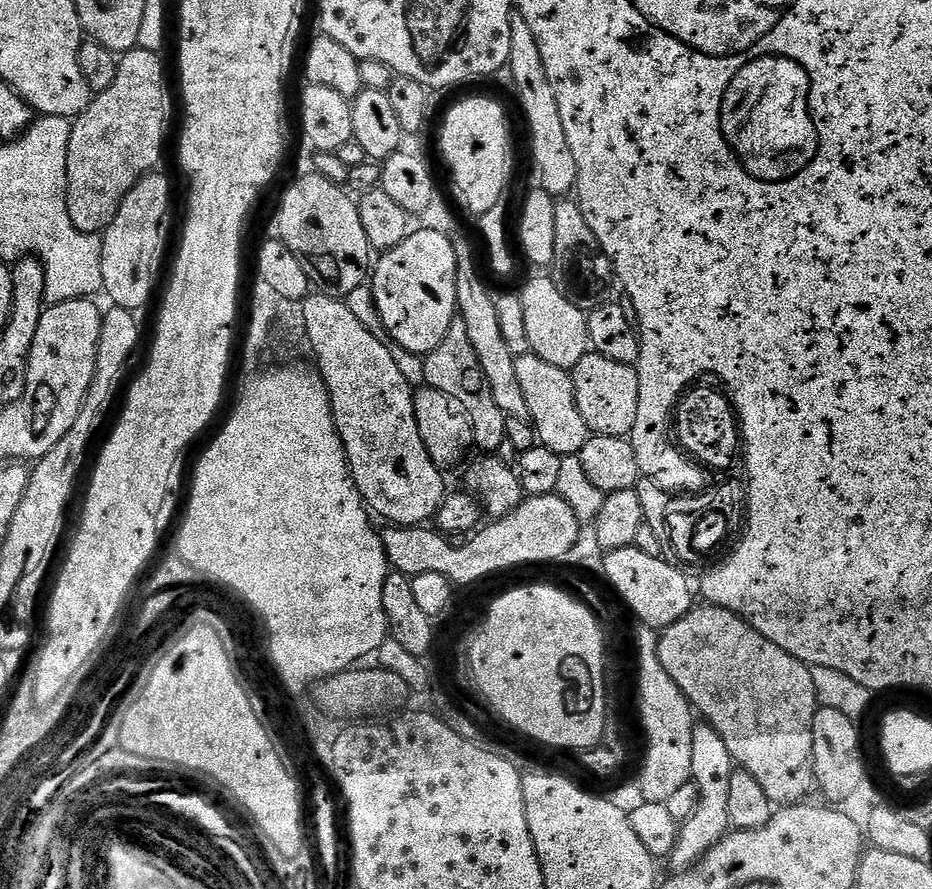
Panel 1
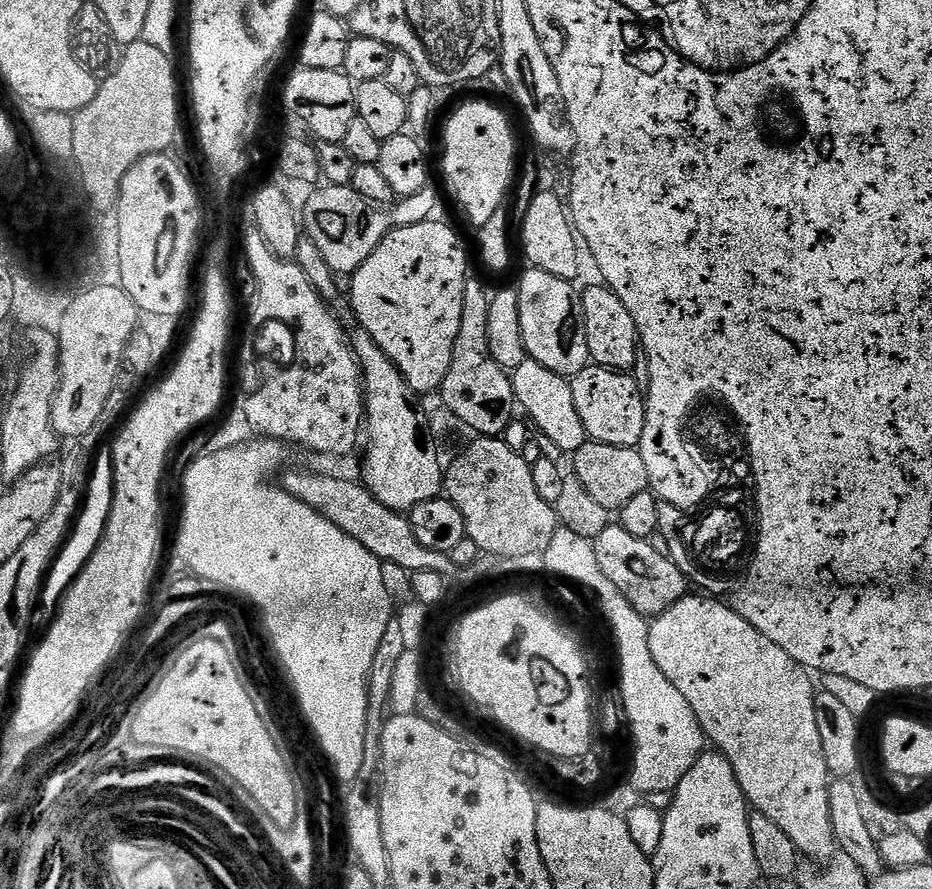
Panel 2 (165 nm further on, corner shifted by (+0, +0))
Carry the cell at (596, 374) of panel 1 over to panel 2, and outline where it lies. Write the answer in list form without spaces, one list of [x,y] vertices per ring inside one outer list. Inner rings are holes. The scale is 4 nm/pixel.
[[[589,363],[577,376],[571,377],[570,383],[574,406],[578,409],[578,418],[582,418],[582,426],[589,440],[597,440],[606,446],[635,448],[639,445],[642,426],[646,426],[645,393],[640,390],[632,374]]]

